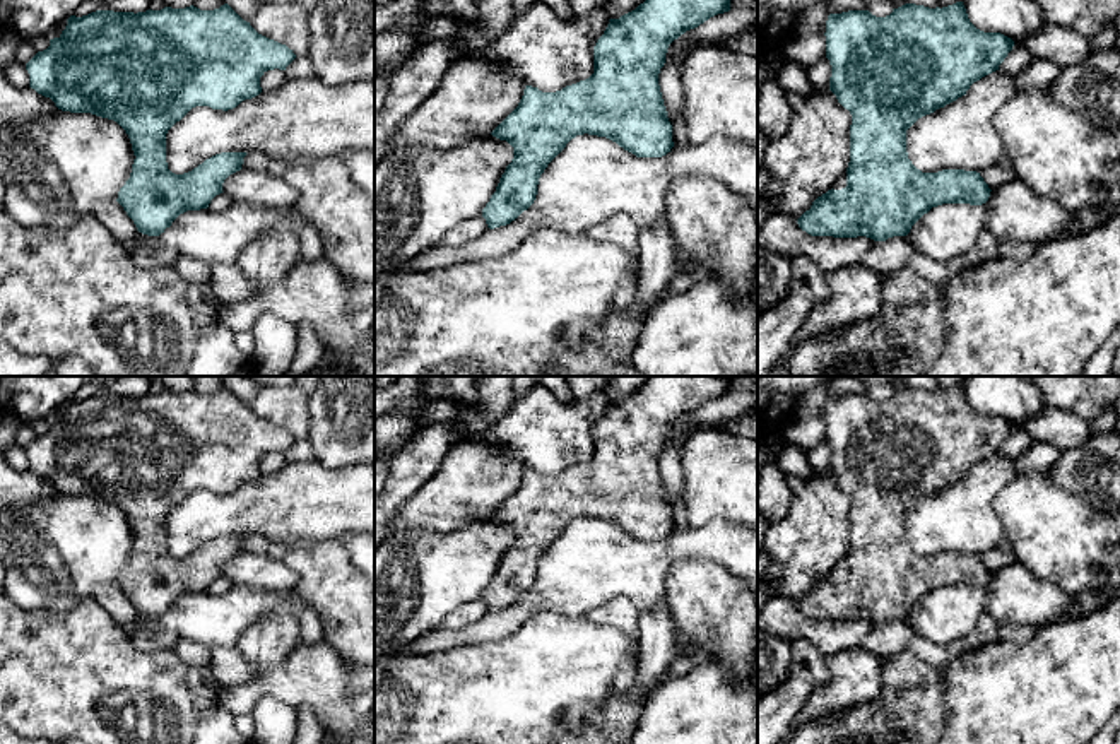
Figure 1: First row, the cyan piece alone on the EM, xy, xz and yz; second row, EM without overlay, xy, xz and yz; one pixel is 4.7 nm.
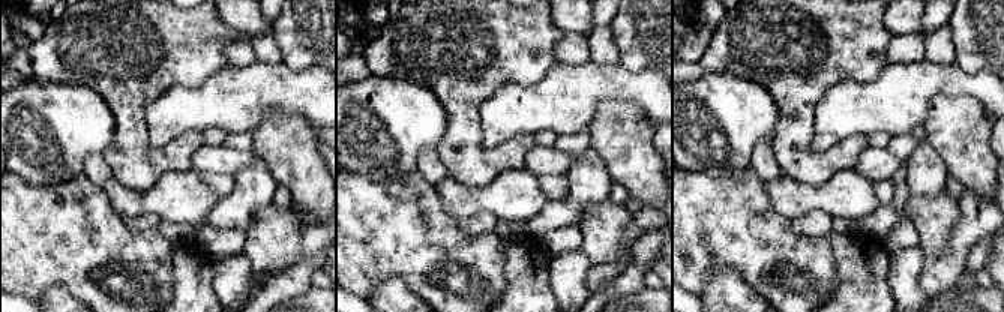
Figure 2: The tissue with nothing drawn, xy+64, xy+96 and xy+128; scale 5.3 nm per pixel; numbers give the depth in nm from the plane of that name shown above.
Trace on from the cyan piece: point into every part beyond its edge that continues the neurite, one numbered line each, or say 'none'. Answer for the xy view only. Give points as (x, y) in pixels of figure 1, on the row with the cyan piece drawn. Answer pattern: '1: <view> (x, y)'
none

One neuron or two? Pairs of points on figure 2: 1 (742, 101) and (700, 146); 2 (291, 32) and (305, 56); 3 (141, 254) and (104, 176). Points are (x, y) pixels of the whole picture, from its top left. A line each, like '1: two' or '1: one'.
1: one
2: one
3: two

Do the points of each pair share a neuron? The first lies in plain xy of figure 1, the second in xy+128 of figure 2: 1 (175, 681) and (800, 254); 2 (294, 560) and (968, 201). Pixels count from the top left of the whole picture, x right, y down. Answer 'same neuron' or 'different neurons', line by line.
1: same neuron
2: different neurons

